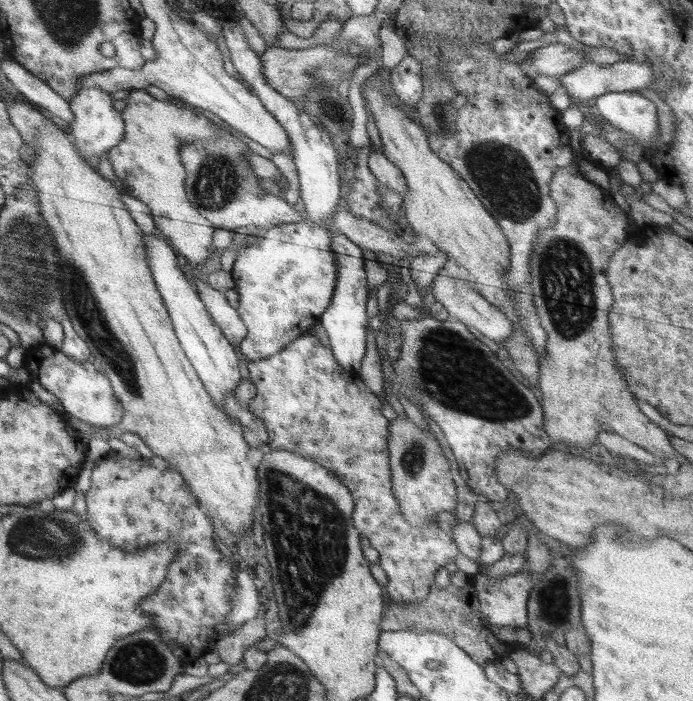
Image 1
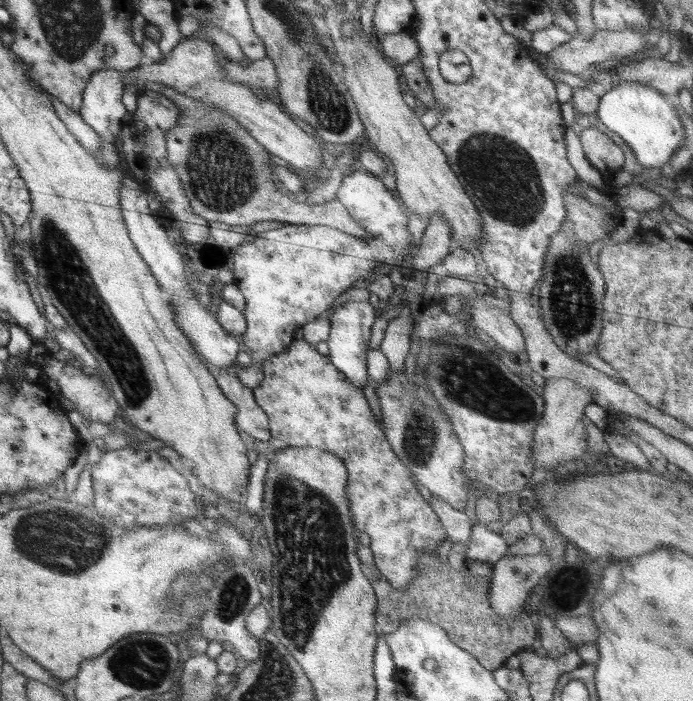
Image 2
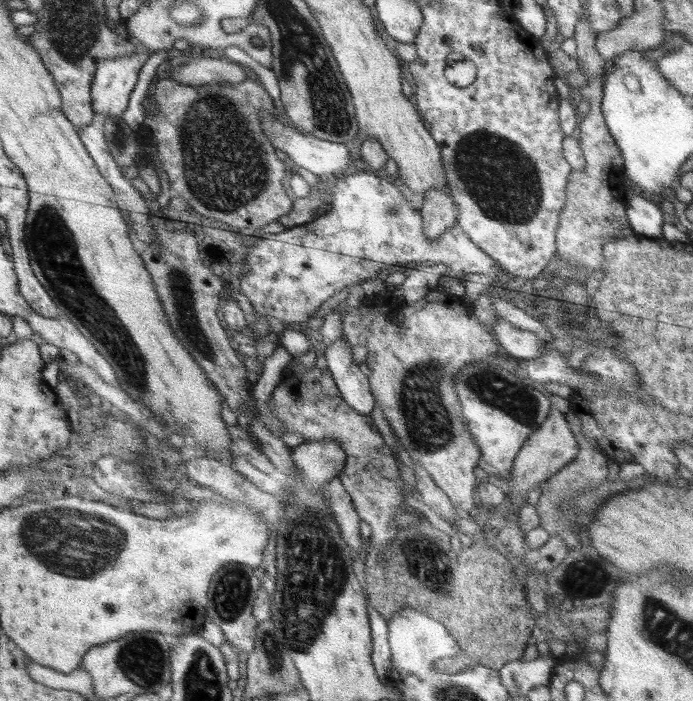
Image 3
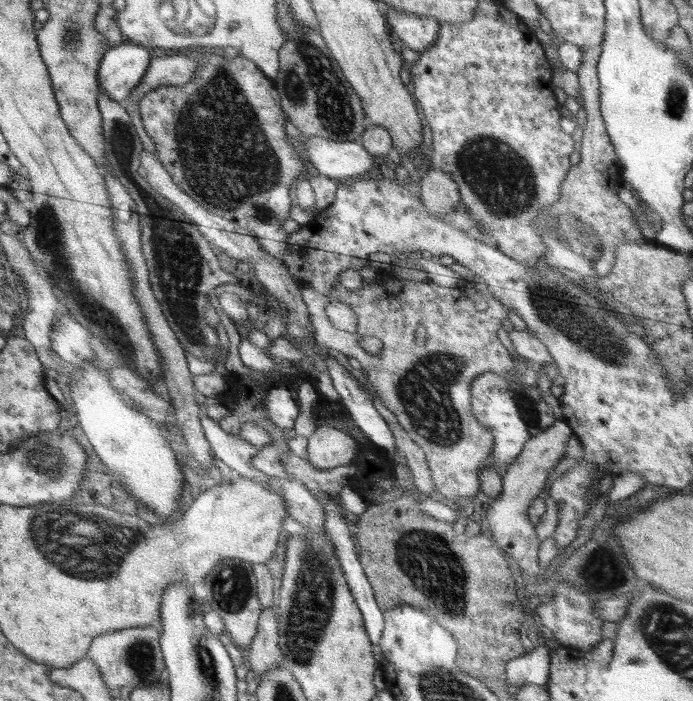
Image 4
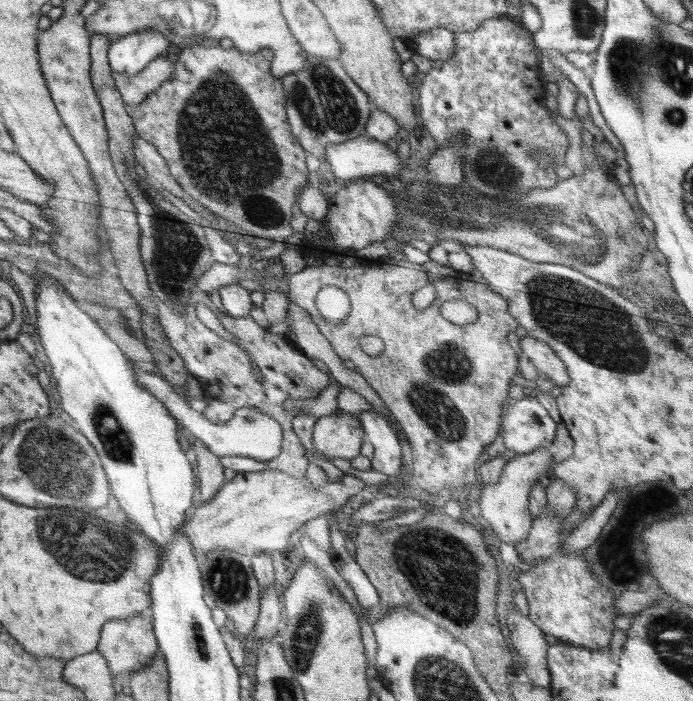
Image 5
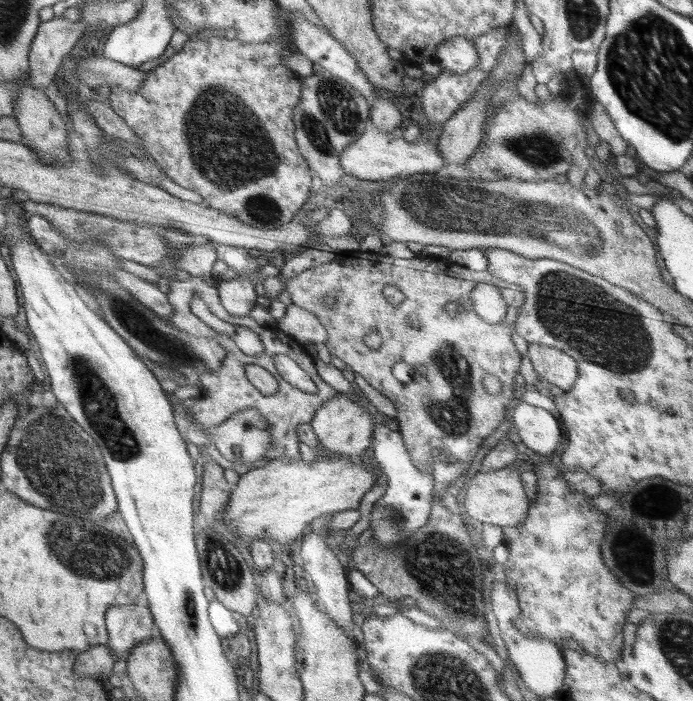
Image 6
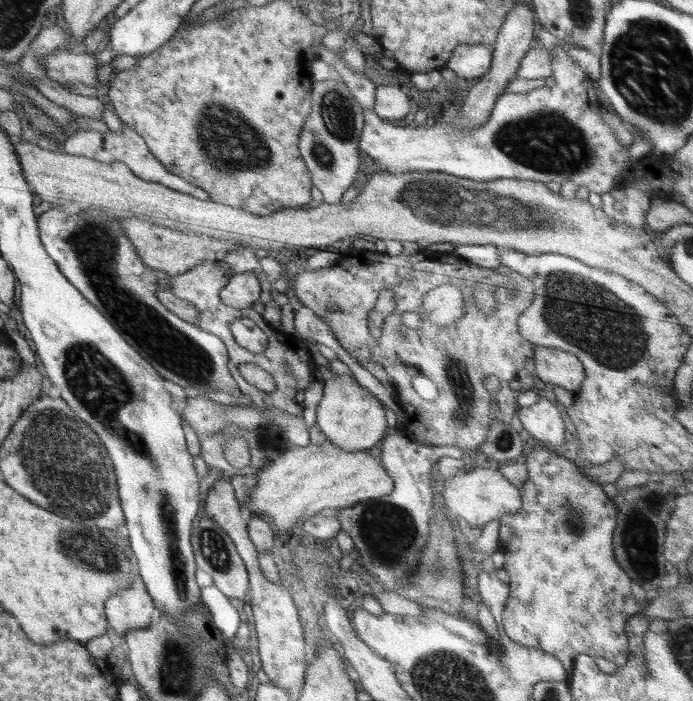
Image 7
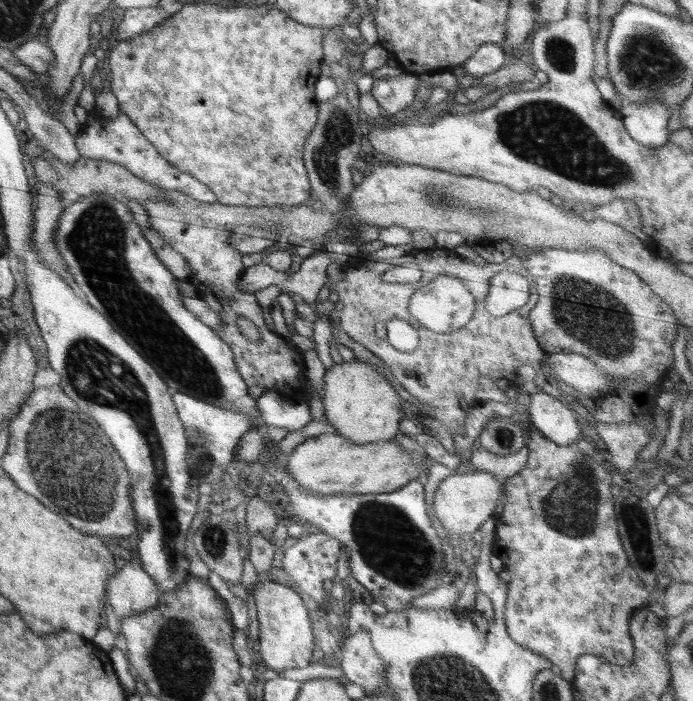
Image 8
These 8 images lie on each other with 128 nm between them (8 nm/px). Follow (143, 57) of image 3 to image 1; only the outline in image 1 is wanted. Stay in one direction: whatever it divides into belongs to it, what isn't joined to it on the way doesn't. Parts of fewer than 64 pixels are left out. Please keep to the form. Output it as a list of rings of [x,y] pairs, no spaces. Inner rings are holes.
[[[93,86],[92,88],[80,88],[73,99],[69,100],[73,121],[68,123],[68,132],[74,138],[74,149],[94,170],[98,171],[97,166],[102,154],[110,152],[122,141],[125,133],[125,122],[121,117],[121,112],[116,111],[112,105],[113,99],[110,92],[106,92]]]

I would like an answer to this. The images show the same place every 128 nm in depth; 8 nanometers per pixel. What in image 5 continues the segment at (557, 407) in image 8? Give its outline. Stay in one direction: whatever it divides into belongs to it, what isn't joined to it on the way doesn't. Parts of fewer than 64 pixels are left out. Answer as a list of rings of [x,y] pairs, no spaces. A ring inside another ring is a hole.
[[[534,394],[525,395],[522,400],[512,402],[503,410],[502,440],[507,450],[514,450],[517,455],[539,448],[550,449],[558,425]]]

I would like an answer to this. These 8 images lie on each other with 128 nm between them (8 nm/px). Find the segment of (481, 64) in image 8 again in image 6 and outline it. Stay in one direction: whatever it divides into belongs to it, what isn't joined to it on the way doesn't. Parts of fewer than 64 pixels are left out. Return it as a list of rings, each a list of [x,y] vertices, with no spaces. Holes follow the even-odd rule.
[[[453,36],[436,47],[438,63],[453,73],[465,73],[477,62],[478,55],[470,39]]]

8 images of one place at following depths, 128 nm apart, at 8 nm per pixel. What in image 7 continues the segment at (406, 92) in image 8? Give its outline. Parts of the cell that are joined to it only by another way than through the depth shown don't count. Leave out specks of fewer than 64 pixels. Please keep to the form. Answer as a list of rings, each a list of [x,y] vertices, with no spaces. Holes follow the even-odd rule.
[[[380,85],[375,87],[375,101],[372,109],[382,120],[392,121],[404,118],[414,111],[404,88],[399,85]]]

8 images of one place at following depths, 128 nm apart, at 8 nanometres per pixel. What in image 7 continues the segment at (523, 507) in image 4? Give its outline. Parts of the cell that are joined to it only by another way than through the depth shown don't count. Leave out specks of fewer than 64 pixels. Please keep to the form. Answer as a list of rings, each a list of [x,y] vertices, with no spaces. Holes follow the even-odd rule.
[[[491,464],[478,466],[468,472],[459,472],[451,480],[445,480],[442,492],[446,501],[448,514],[456,522],[469,527],[482,528],[492,520],[499,521],[507,514],[516,514],[522,506],[521,494],[500,472]]]

